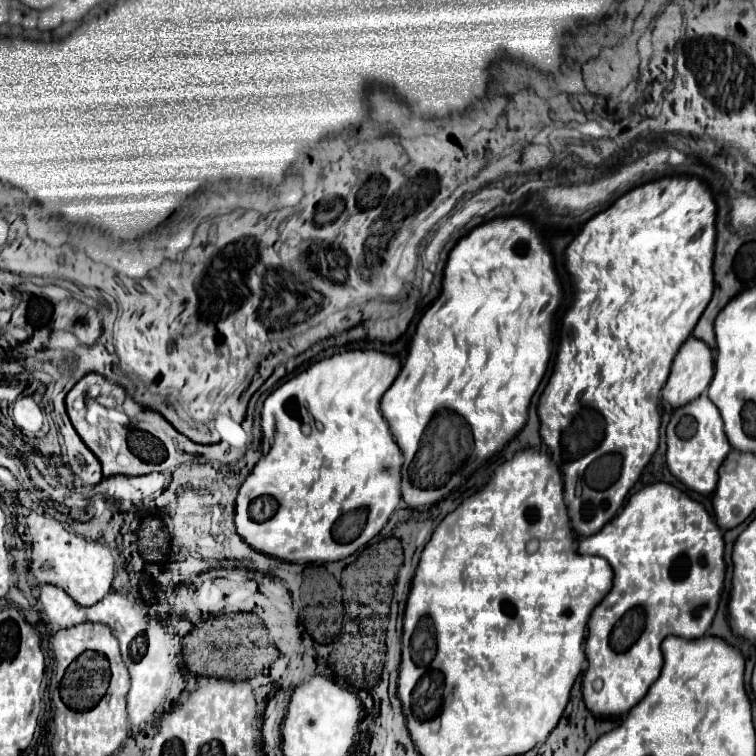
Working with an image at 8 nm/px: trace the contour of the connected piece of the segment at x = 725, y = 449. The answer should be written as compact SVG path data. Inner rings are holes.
M702 394L700 398L692 400L688 406L676 408L672 412L670 424L666 428L666 464L668 470L690 490L698 494L712 494L718 482L718 468L724 462L726 454L730 452L730 442L722 428L722 418L718 408L712 404L712 400Z

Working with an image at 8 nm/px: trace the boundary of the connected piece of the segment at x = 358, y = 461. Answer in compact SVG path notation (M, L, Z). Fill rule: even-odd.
M350 350L350 352L342 352L342 354L334 354L330 358L324 358L316 364L312 364L308 370L300 372L298 376L290 378L288 382L284 382L278 390L274 390L264 406L262 406L262 458L256 462L256 466L252 468L252 472L246 476L244 484L240 486L238 498L236 498L236 532L240 534L240 538L252 546L254 550L272 556L272 558L280 558L284 562L294 562L294 564L306 564L306 562L336 562L342 558L352 556L356 550L360 550L362 546L366 546L390 520L392 512L398 508L400 504L400 462L402 462L402 454L400 448L396 446L386 420L380 414L380 398L382 394L392 386L394 378L400 372L400 364L382 352L376 350ZM256 498L272 498L276 502L276 510L272 512L272 516L268 516L266 512L262 512L260 518L256 518L256 508L252 506Z

